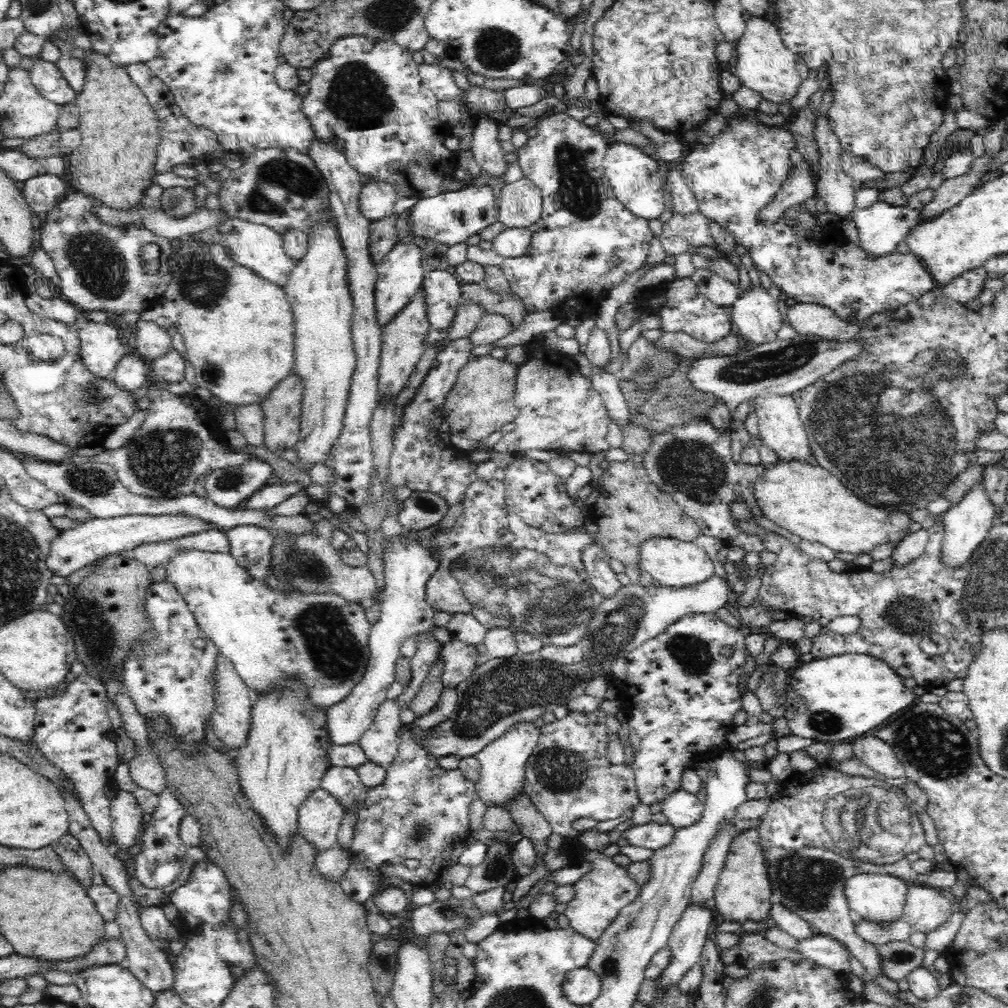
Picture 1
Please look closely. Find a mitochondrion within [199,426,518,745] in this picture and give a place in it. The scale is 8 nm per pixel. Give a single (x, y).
(333, 647)

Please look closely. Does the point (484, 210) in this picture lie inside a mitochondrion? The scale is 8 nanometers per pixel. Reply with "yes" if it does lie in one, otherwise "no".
no

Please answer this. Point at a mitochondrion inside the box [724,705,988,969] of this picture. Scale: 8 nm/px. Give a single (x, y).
(864, 818)

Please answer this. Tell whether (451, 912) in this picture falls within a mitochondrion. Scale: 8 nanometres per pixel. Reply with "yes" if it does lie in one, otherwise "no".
yes

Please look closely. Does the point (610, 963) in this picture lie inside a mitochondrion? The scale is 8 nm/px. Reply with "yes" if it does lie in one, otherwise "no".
yes

